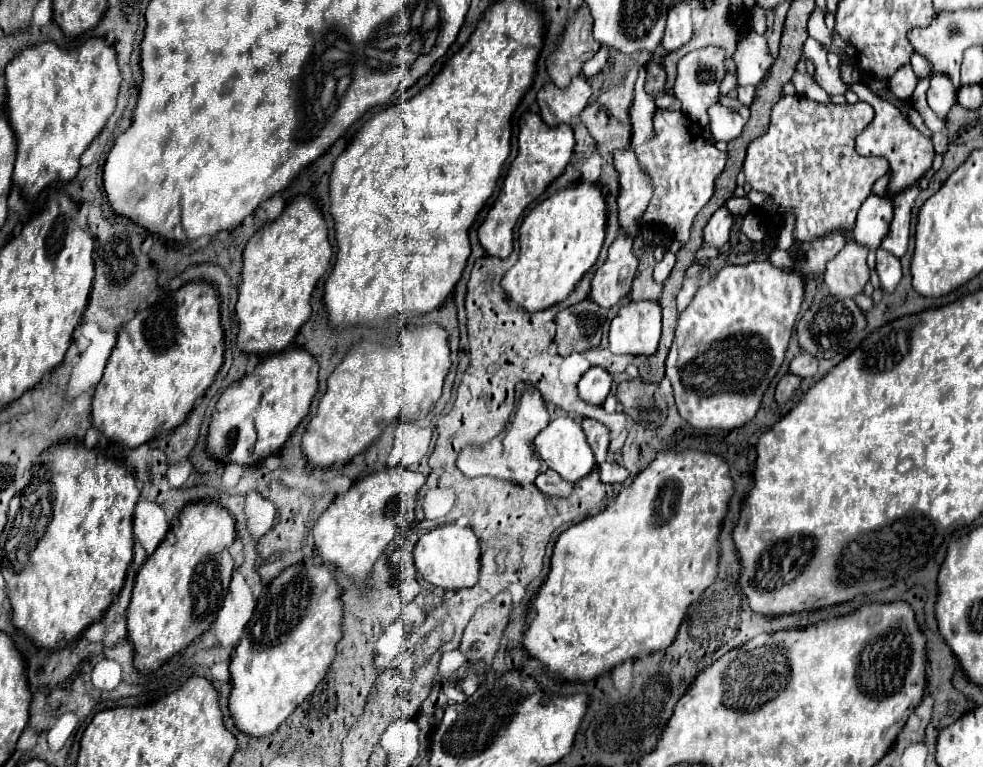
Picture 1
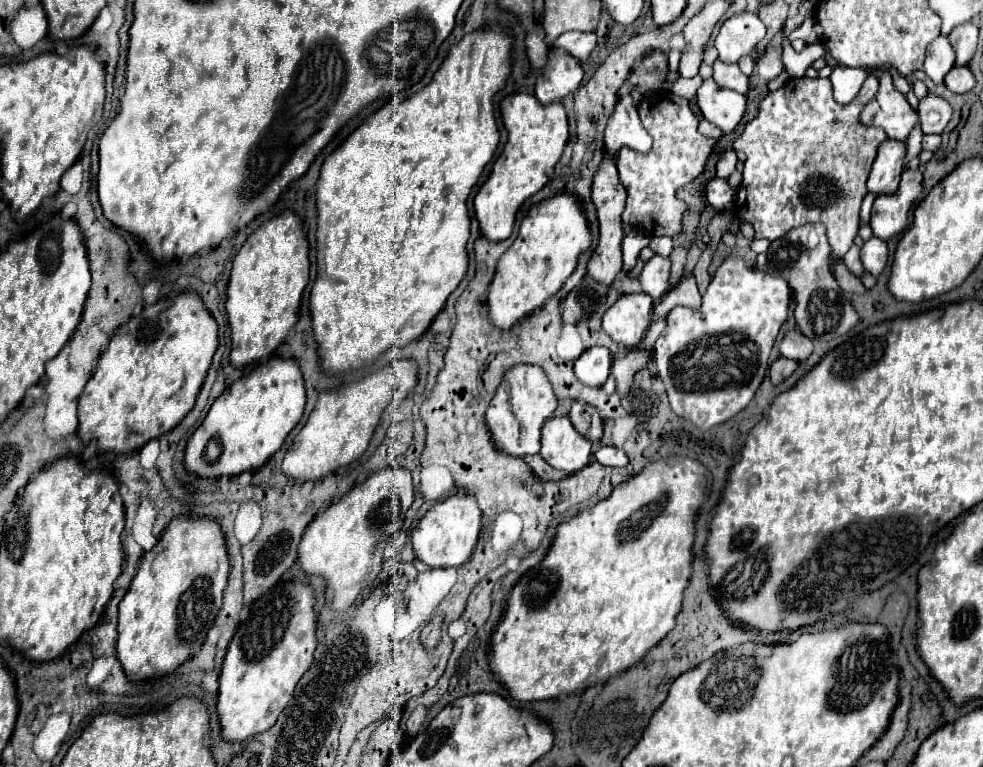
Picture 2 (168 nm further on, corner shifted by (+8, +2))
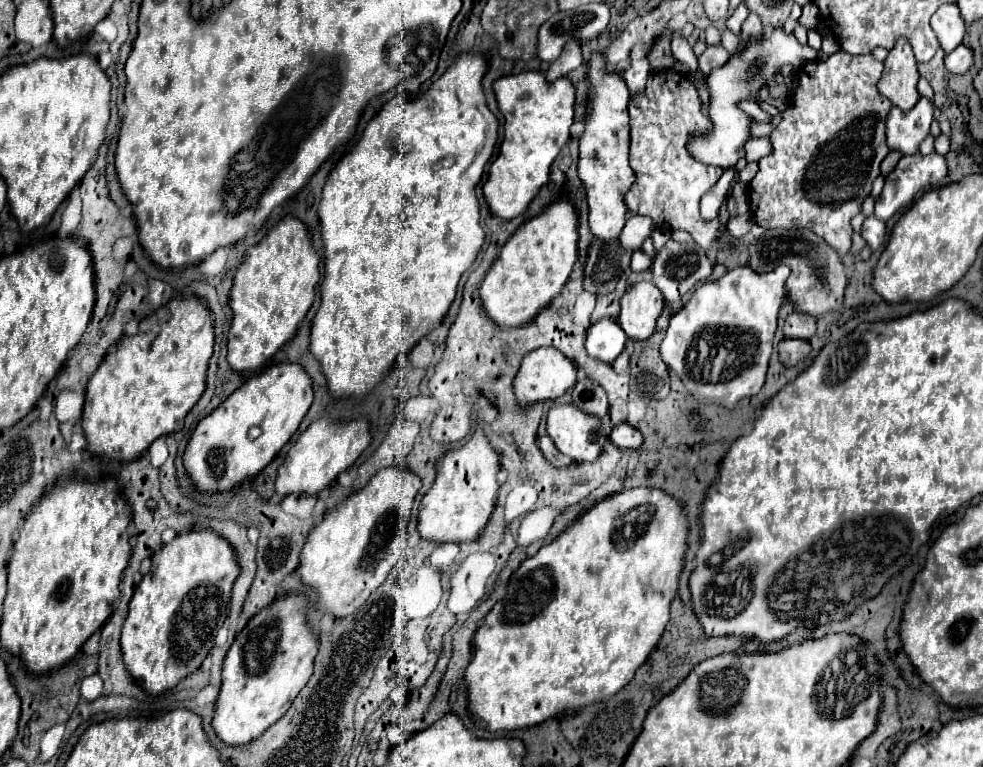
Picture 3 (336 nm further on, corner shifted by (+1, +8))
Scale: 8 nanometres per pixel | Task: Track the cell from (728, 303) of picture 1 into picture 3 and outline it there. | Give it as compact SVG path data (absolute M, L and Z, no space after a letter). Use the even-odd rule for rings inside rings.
M748 265L728 271L716 281L702 283L690 301L670 319L666 339L660 345L660 355L668 369L672 369L696 399L710 399L724 407L734 407L742 397L756 395L766 381L768 359L772 353L772 339L778 325L778 311L786 297L786 277L790 269L780 265L770 273L758 275Z

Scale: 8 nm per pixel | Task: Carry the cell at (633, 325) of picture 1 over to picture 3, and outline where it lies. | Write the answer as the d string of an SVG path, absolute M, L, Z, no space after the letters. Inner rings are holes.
M640 281L632 285L622 297L622 309L618 315L624 333L634 339L648 339L656 333L656 321L664 309L664 299L658 287L650 281Z

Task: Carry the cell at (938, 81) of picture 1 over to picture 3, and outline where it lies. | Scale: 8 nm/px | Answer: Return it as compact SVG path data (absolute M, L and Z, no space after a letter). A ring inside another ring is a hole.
M944 3L938 7L938 11L932 15L932 29L938 37L940 47L950 53L962 43L962 37L966 33L966 25L962 23L962 15L958 11L956 3Z

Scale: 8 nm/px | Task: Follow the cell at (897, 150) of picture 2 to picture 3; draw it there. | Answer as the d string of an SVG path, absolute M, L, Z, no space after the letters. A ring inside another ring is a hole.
M920 97L910 111L892 107L886 119L888 147L898 149L904 155L918 151L918 145L928 135L930 123L934 119L934 103L926 97Z

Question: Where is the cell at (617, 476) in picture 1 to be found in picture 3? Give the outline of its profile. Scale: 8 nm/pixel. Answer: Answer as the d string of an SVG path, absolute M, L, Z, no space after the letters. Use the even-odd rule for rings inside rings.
M618 423L614 429L612 429L612 433L610 433L610 439L612 439L612 443L616 445L616 447L620 447L620 449L638 449L640 445L642 445L642 441L644 441L644 437L642 437L642 433L636 429L636 427L632 427L630 423Z

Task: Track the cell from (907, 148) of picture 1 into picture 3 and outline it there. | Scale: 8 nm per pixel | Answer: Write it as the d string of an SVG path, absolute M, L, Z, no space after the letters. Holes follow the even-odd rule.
M898 39L898 43L888 51L888 57L884 59L884 71L882 79L878 81L878 91L902 111L910 111L920 99L916 91L918 79L920 73L912 47L908 39Z

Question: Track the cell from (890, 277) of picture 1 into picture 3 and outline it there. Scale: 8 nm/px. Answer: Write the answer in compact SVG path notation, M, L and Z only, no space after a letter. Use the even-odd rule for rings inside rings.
M866 217L862 223L862 237L872 249L878 249L886 237L886 225L876 217Z

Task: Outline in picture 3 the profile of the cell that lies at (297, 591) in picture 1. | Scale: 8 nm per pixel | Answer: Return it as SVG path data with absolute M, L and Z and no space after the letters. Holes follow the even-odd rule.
M302 595L278 597L236 635L222 665L222 687L212 719L218 739L226 745L236 747L258 739L290 709L300 689L308 683L318 653L318 639L306 625L304 607Z

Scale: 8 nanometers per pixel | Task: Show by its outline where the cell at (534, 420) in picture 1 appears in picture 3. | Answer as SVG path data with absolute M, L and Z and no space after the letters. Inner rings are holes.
M538 347L530 351L520 365L518 375L514 377L514 393L522 407L540 401L540 399L556 399L572 389L576 383L576 367L574 363L556 347Z

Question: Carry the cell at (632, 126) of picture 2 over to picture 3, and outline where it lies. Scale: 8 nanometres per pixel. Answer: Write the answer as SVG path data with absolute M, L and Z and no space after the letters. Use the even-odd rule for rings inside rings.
M648 57L634 59L634 61L632 61L632 65L624 71L624 79L626 79L628 89L630 89L630 93L632 93L632 95L644 89L648 73L650 73L650 67L648 67Z

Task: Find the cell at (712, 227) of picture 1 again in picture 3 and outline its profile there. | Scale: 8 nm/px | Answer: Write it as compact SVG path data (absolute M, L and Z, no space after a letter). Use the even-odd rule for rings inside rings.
M772 33L770 39L756 37L744 43L744 47L730 55L728 63L722 67L714 67L706 75L706 89L710 93L710 105L708 115L712 129L706 133L692 135L688 141L690 153L700 159L702 163L712 163L720 167L734 167L736 161L744 155L744 143L750 137L754 119L746 111L740 109L740 103L746 99L758 99L760 87L770 85L774 77L780 73L780 69L788 63L794 63L794 59L802 59L802 63L812 61L818 57L818 51L814 51L808 45L802 45L794 33Z

